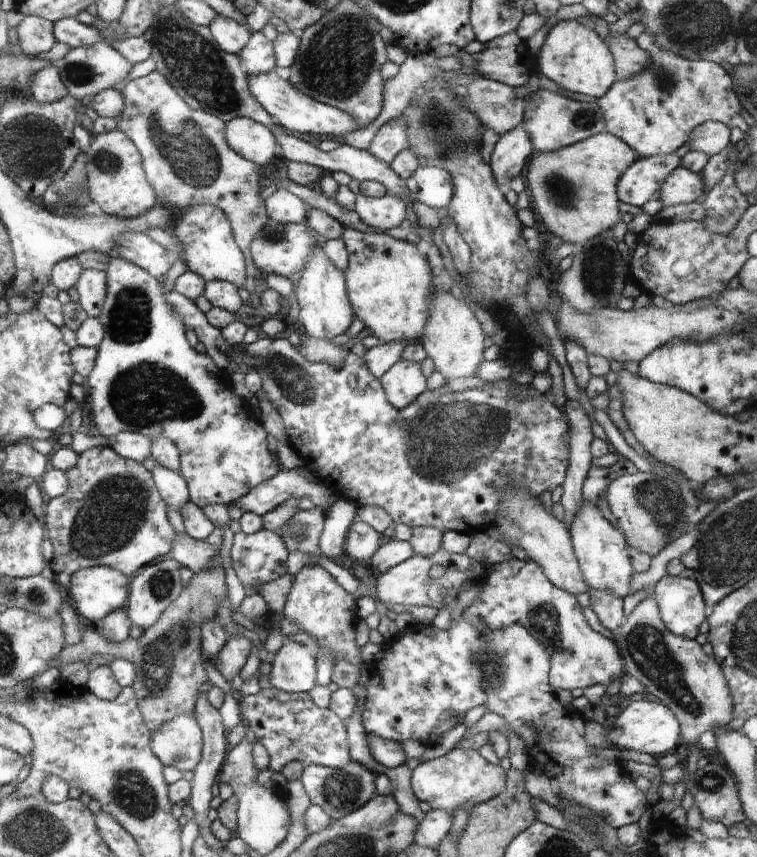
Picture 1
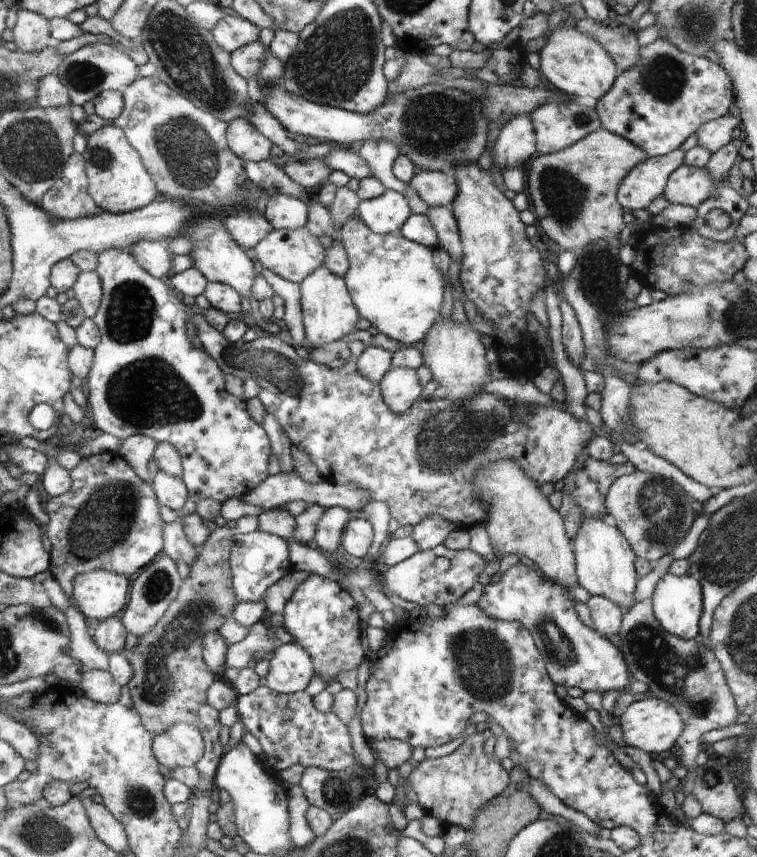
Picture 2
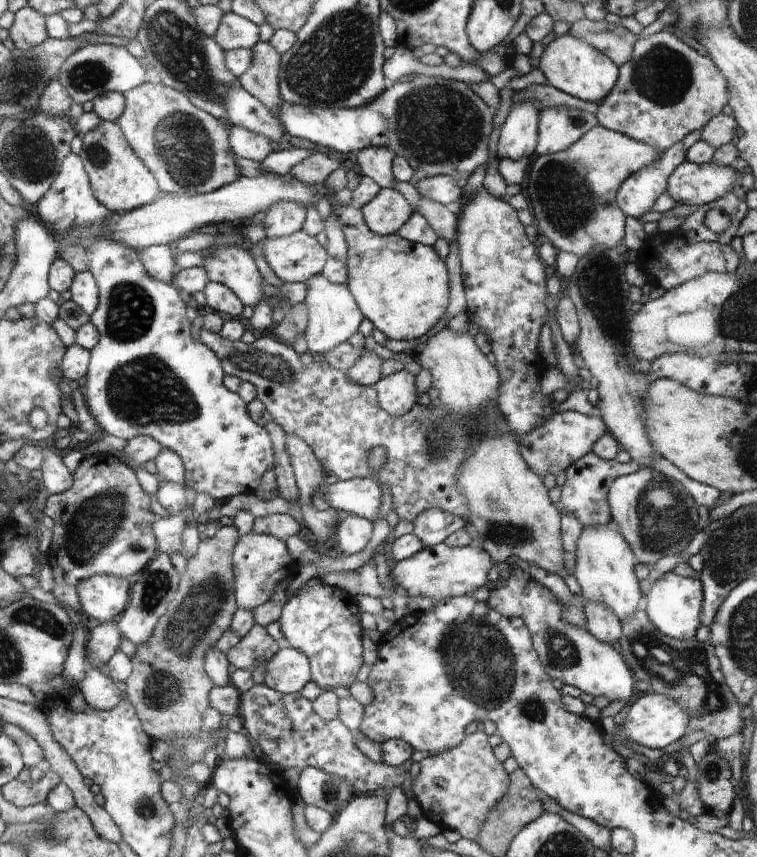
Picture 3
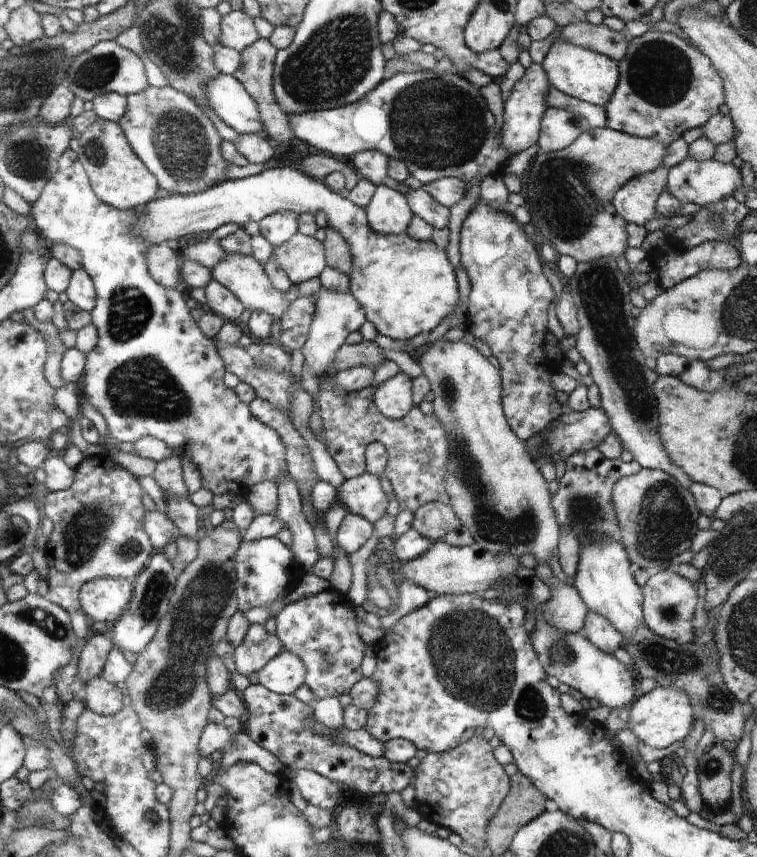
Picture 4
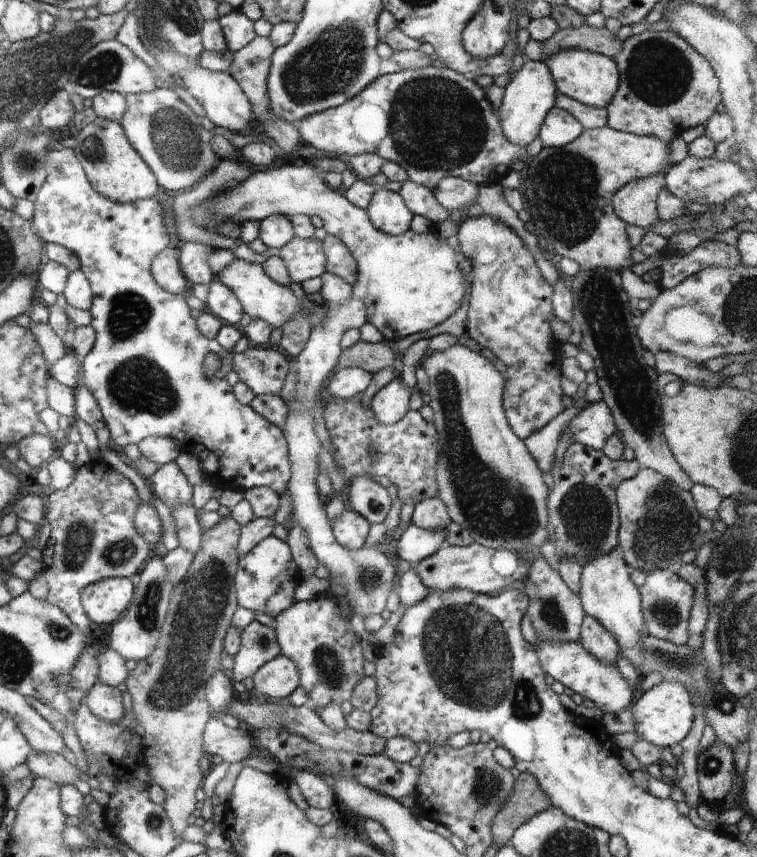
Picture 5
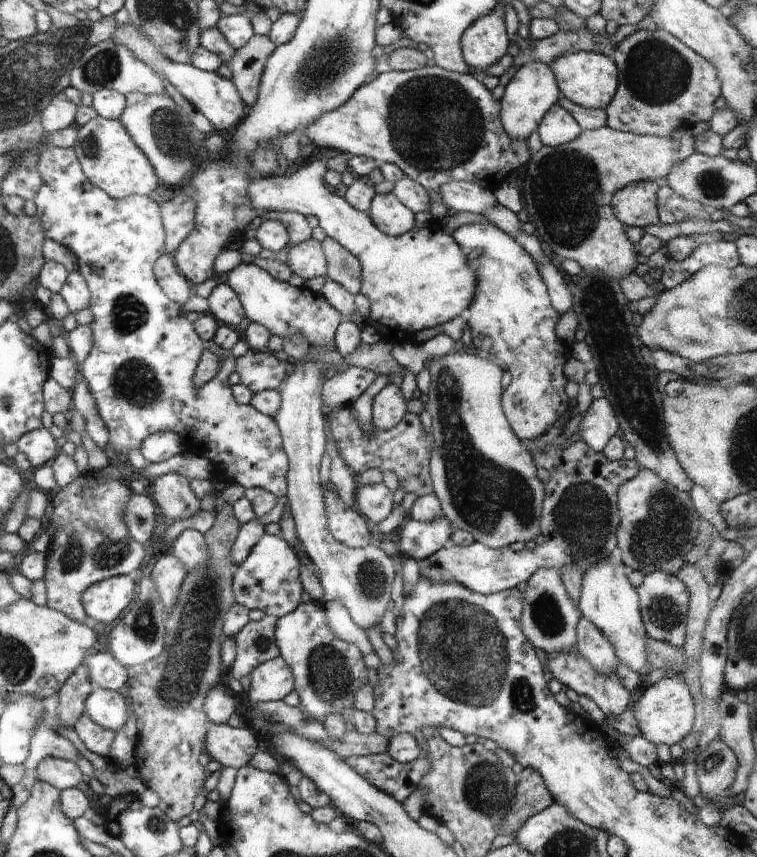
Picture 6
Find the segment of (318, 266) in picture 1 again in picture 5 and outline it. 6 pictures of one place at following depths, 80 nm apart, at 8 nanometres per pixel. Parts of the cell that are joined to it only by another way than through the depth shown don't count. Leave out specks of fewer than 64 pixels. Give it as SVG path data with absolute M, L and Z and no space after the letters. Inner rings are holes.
M352 295L345 303L328 303L328 318L324 322L314 324L311 333L304 347L304 350L297 356L297 387L296 402L289 413L283 426L283 433L287 439L290 449L291 480L290 493L293 504L293 513L296 522L307 532L308 540L312 552L316 555L318 563L324 564L329 570L329 577L326 578L331 583L331 576L342 577L345 580L347 594L346 598L353 594L353 611L366 618L371 614L380 614L386 606L388 594L393 589L395 573L395 561L392 553L388 549L379 547L359 548L351 551L344 548L339 541L334 540L332 529L324 506L320 502L318 490L316 490L316 456L320 450L320 440L314 431L314 410L318 392L324 384L324 378L336 368L338 356L342 356L343 349L340 347L340 339L346 330L350 328L360 328L367 320L366 305L359 298Z

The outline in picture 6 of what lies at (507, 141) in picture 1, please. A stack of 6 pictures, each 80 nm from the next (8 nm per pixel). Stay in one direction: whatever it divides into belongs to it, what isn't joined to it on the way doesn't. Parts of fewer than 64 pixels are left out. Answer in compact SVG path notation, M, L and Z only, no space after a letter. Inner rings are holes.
M531 61L520 67L505 86L505 93L499 100L502 104L503 127L507 129L510 138L528 140L530 134L538 130L547 112L558 104L561 95L555 73L549 65L540 61Z

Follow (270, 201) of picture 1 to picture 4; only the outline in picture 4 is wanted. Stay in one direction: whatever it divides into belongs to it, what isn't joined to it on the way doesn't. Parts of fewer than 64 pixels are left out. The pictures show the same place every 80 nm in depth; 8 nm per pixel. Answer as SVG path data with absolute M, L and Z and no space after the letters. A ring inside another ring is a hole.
M276 212L259 222L260 235L276 247L288 242L298 233L298 215L294 212Z

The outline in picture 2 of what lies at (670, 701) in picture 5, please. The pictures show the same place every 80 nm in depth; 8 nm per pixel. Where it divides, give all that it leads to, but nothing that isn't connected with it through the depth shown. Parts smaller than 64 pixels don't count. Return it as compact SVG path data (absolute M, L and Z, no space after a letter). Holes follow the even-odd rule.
M654 696L633 701L626 708L626 712L616 719L616 722L622 727L622 740L628 746L640 748L650 755L670 750L685 726L683 717L679 715L679 711L673 705Z

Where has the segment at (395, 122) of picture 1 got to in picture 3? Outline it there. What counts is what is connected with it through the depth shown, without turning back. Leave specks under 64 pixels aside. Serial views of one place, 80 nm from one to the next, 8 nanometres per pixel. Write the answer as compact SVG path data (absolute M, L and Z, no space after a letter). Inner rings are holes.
M370 146L356 154L361 175L375 180L382 189L392 189L396 179L393 178L393 152L388 147Z

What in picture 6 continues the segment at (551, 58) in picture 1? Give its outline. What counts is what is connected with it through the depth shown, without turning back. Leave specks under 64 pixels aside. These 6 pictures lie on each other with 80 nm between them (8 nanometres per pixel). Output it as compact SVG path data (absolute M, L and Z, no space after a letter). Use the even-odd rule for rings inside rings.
M590 50L559 56L550 64L560 92L576 104L593 109L605 109L618 94L619 70L616 67L611 57Z

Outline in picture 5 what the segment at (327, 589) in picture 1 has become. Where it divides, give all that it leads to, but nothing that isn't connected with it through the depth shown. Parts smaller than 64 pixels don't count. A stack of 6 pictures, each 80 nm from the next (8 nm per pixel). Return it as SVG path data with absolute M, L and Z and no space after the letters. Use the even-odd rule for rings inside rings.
M323 592L309 601L296 601L274 619L275 635L282 646L282 654L298 665L299 686L311 698L313 710L349 700L353 688L364 676L364 656L361 640L356 638L349 618L343 615L337 597Z

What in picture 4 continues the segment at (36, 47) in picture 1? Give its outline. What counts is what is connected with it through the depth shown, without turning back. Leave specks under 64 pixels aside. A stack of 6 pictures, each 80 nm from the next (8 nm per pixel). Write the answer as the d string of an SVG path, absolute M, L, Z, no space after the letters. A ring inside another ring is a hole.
M25 3L12 12L12 18L6 26L10 39L17 46L32 44L47 36L43 26L44 15Z

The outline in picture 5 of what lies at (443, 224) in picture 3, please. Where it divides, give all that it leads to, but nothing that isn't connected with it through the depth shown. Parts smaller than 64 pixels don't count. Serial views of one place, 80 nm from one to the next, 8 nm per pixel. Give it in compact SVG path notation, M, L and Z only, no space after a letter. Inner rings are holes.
M409 178L403 182L398 193L414 215L426 217L434 226L450 216L450 211L437 201L436 193L412 182Z

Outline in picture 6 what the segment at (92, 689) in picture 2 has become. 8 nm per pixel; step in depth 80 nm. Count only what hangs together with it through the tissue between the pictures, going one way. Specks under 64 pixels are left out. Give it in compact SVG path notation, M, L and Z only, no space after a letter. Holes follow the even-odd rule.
M94 688L86 697L85 713L100 726L119 731L130 708L124 703L124 694L122 691Z

